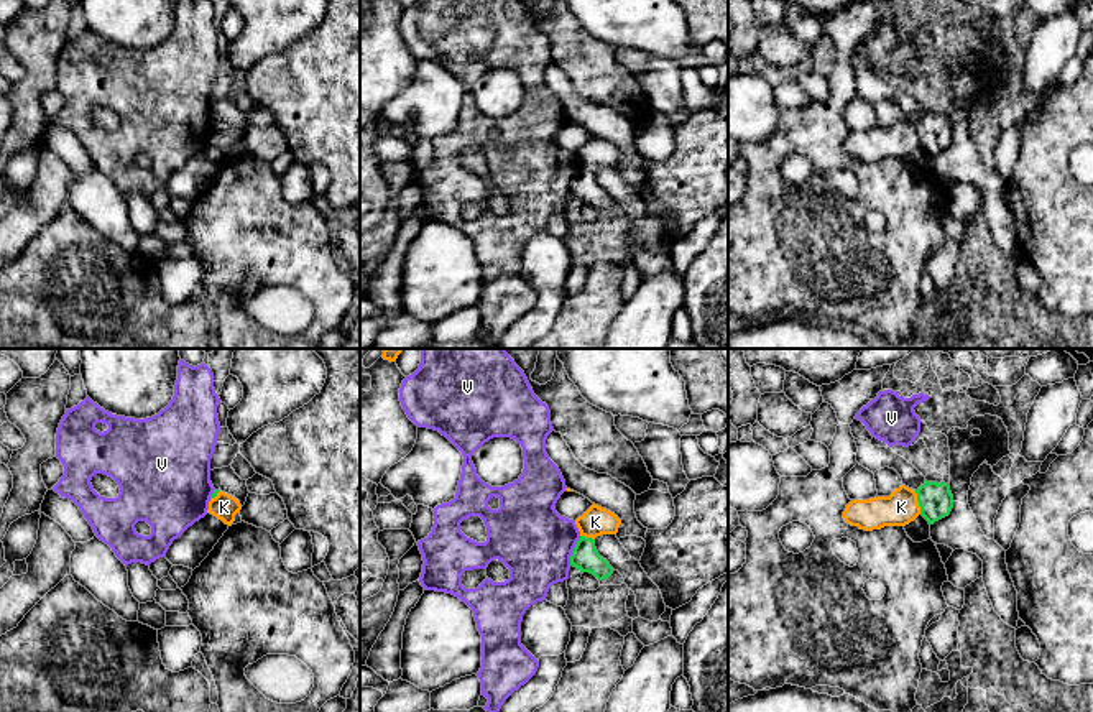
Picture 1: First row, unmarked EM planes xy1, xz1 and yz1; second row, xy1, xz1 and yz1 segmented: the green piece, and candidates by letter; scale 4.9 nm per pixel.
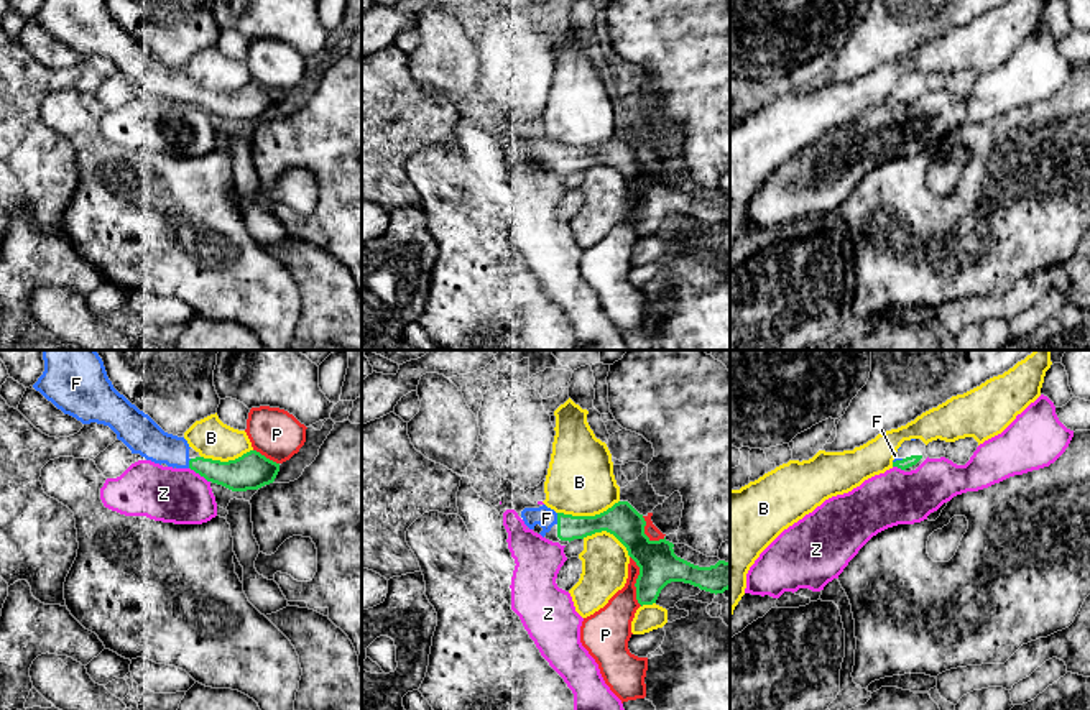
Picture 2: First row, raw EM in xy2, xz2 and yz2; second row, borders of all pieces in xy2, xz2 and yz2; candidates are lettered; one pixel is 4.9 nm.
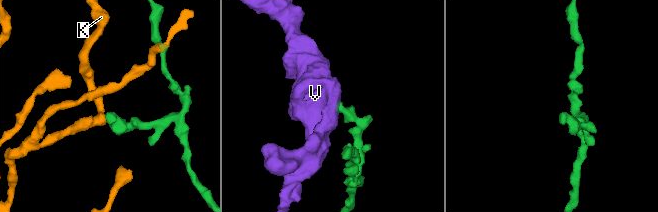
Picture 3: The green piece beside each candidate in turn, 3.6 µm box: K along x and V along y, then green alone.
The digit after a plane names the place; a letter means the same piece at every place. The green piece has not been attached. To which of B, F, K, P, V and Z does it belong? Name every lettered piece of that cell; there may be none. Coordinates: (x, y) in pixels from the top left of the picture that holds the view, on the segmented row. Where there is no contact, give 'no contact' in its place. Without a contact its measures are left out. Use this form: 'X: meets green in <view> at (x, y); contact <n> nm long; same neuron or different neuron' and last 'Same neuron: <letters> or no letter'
B: meets green in xz2 at (587, 516); contact 320 nm long; different neuron
F: meets green in xz2 at (558, 518); contact 60 nm long; same neuron
K: meets green in yz1 at (917, 500); contact 120 nm long; different neuron
P: meets green in xz2 at (637, 580); contact 260 nm long; different neuron
V: meets green in xz1 at (572, 551); contact 160 nm long; different neuron
Z: meets green in xy2 at (199, 474); contact 130 nm long; different neuron
Same neuron: F

